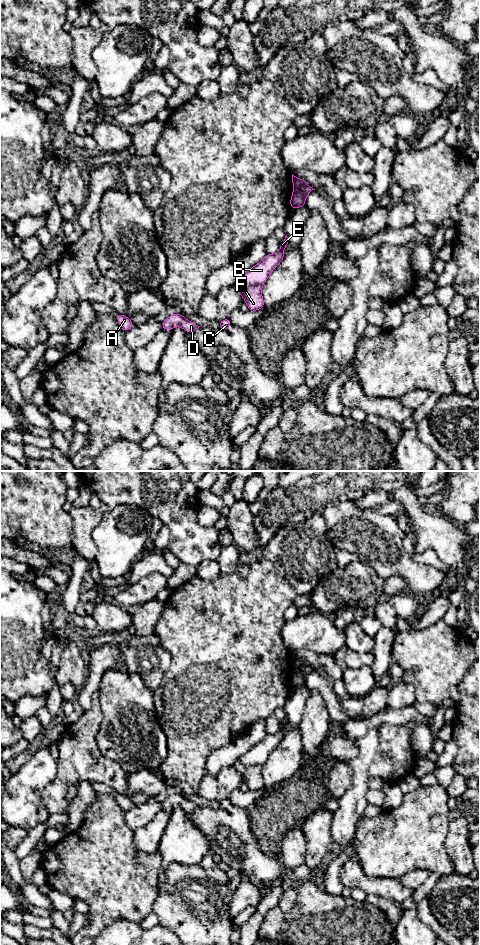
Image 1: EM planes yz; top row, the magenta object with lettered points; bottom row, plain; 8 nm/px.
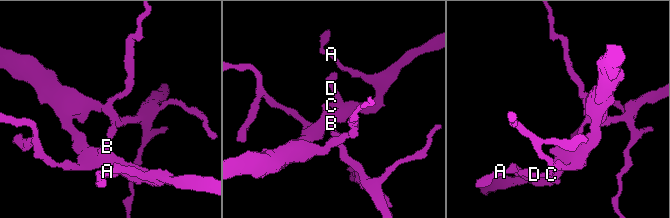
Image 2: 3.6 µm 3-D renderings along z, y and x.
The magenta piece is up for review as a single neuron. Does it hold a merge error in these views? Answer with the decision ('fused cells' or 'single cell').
fused cells

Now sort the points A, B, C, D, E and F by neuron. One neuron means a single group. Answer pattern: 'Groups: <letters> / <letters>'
Groups: A F / B C D E

